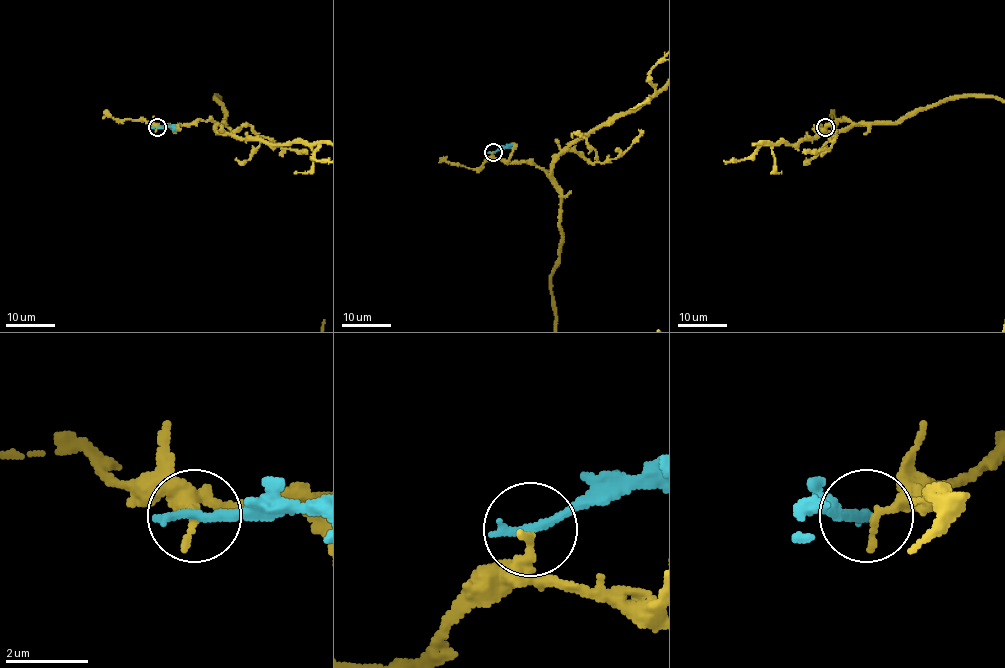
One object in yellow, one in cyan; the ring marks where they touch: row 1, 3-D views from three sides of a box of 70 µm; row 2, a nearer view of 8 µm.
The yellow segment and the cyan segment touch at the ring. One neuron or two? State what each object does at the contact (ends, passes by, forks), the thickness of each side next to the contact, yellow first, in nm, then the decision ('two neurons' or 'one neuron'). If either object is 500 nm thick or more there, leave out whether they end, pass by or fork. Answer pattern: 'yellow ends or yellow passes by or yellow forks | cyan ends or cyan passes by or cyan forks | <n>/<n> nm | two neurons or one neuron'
yellow ends | cyan ends | 260/280 nm | two neurons

